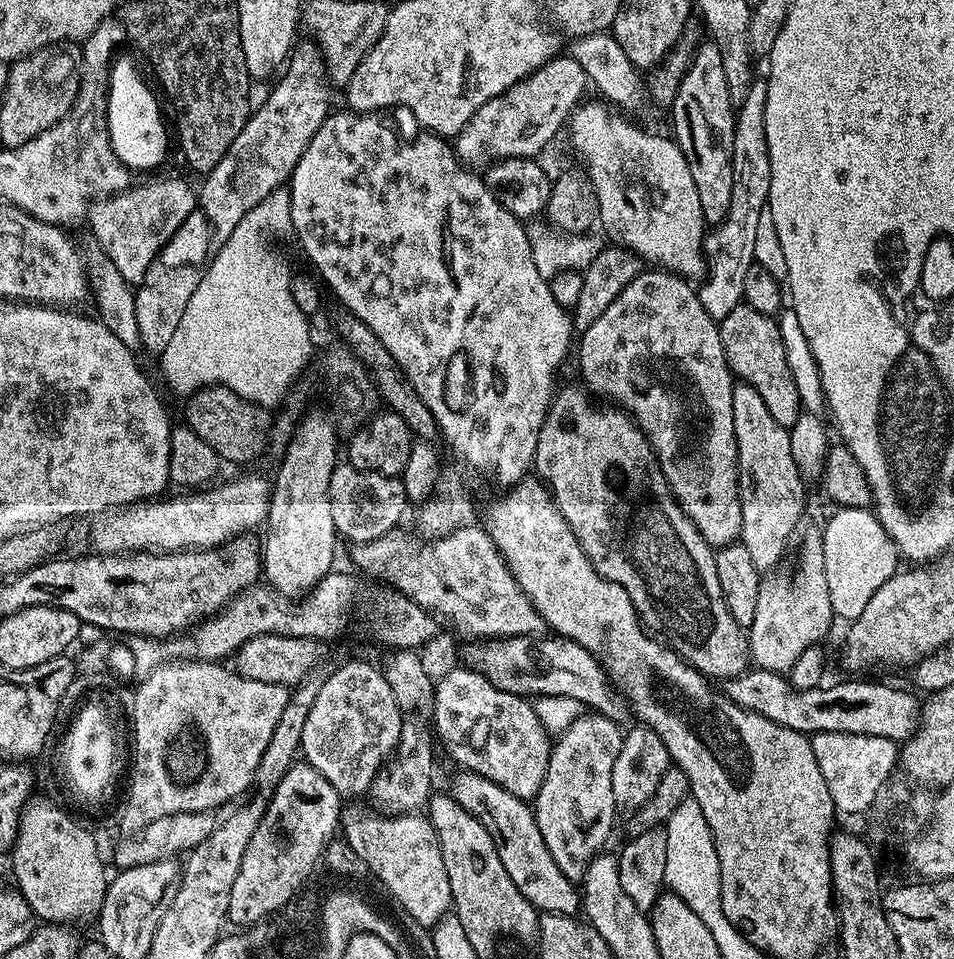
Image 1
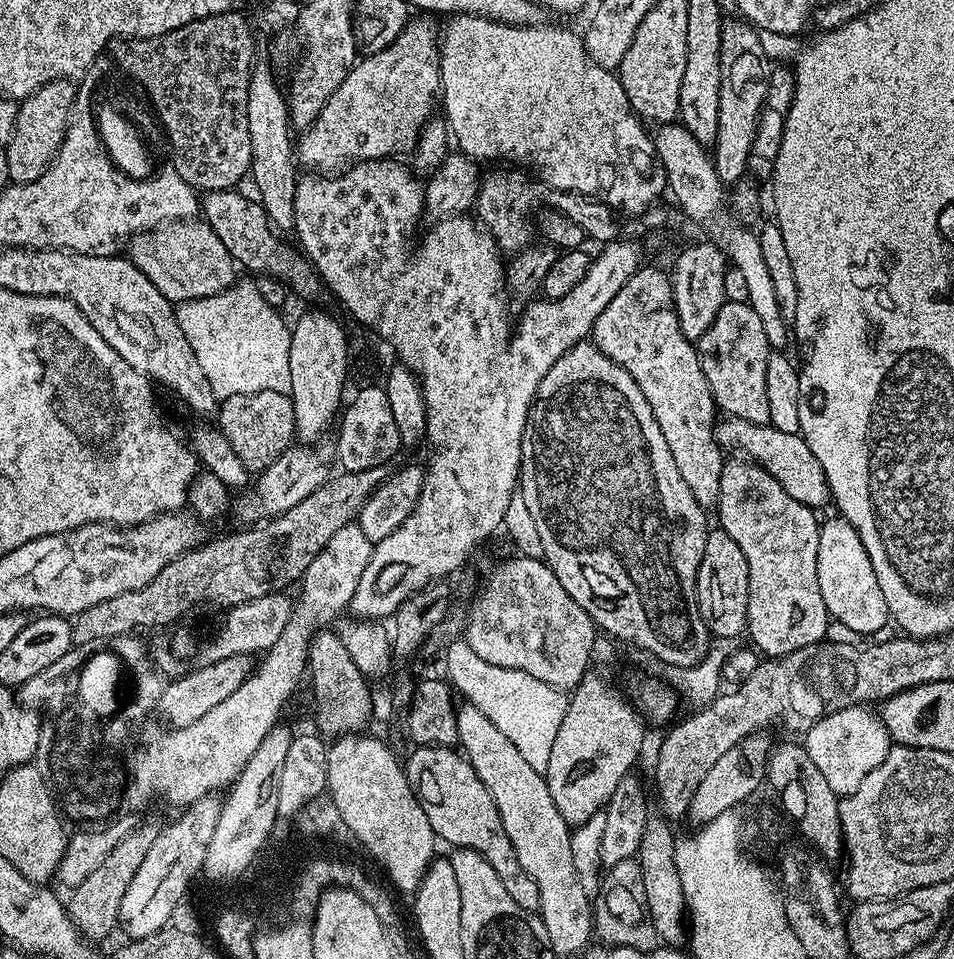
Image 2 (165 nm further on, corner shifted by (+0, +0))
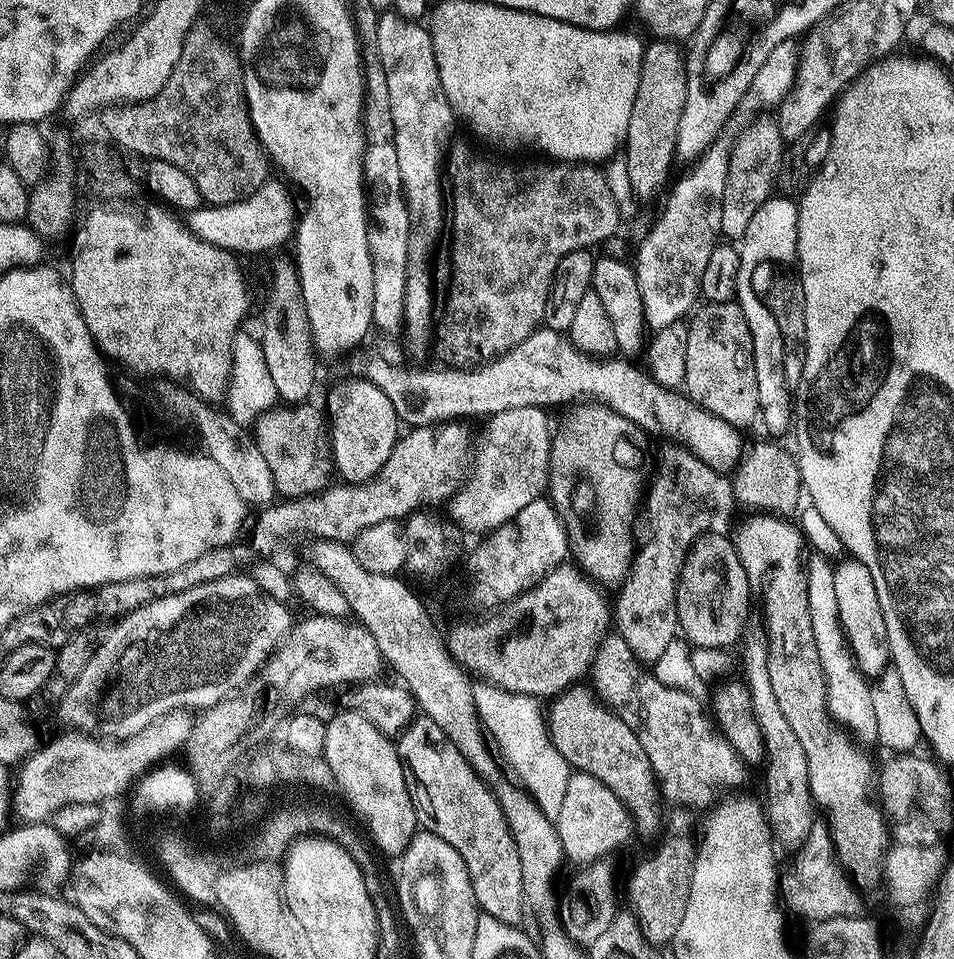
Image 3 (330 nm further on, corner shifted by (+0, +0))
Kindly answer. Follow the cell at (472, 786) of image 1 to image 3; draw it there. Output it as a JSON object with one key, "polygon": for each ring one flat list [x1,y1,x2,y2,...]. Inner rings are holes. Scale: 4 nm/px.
{"polygon":[[417,715,400,733,395,746,404,767,406,786,410,790,410,798,416,811,417,825,423,831,433,832,438,838,442,838,442,842,450,842,450,846,454,846,454,850,462,854,462,862,466,862,466,870,470,874,477,909,485,915,498,918,500,922,523,925,526,901,522,890,522,862,518,862,518,848,514,846,508,823,491,787,472,769,470,762,462,758,458,746,454,746,454,742,450,742,450,738,442,734,438,722,434,722,429,716]]}

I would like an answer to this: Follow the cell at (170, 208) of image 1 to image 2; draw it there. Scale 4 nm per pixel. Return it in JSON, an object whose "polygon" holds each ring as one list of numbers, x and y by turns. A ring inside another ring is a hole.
{"polygon":[[203,219,173,220,152,228,149,232,138,232,127,241,127,259,150,282,154,282,157,290,179,306,185,300,197,300,225,292,237,283,238,265,232,259,230,250,222,246,222,238,214,234,214,230]]}

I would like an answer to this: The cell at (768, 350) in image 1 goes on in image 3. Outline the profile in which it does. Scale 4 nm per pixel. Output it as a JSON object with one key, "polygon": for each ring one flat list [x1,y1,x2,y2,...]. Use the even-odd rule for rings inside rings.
{"polygon":[[701,303,691,313,687,326,683,391,699,408,722,418,722,422,730,422,730,426,747,430,752,423,755,425,760,407,758,378,754,378,754,342,750,338,748,319,739,303]]}

